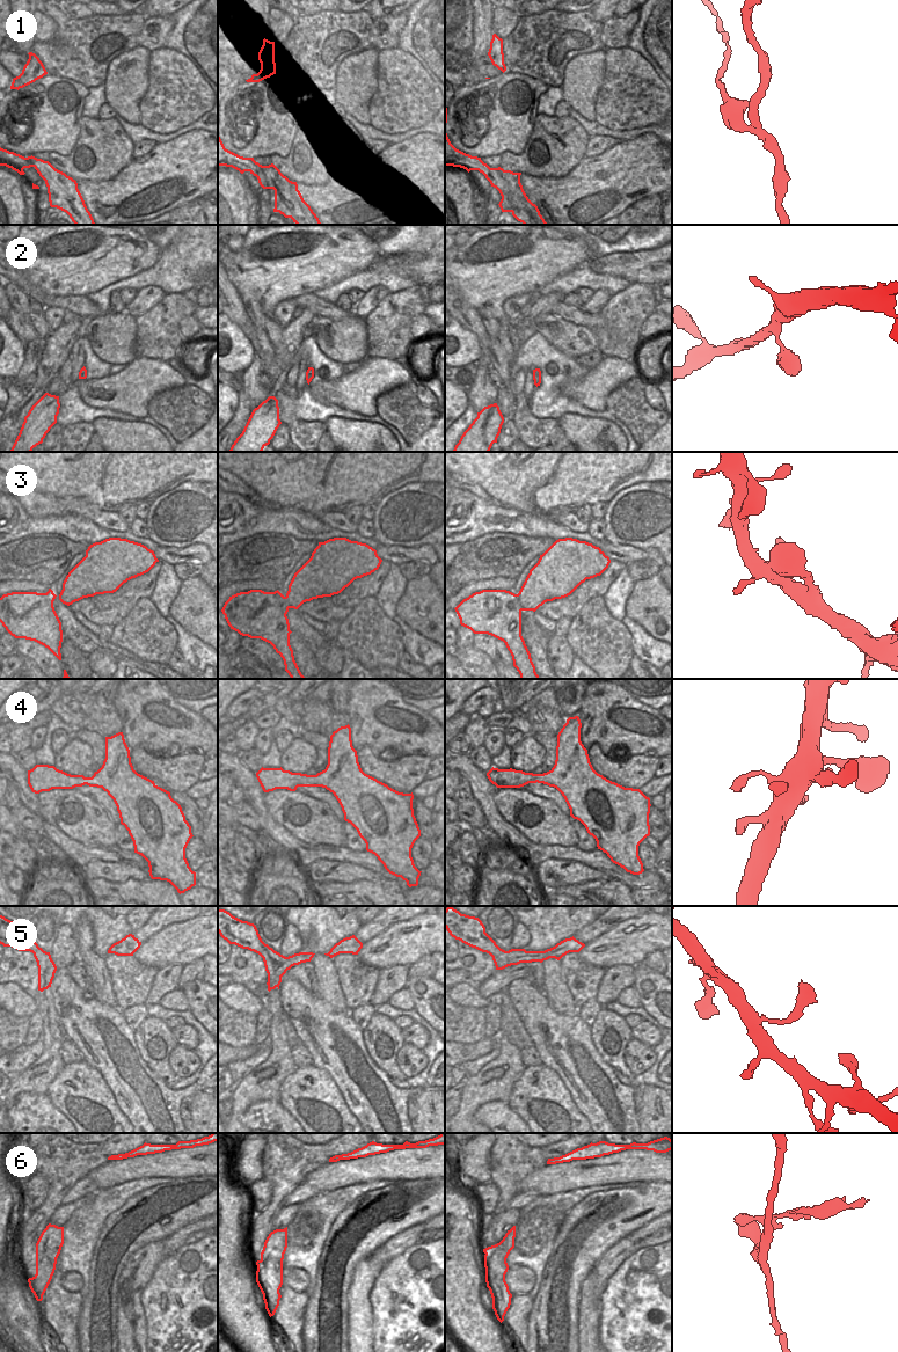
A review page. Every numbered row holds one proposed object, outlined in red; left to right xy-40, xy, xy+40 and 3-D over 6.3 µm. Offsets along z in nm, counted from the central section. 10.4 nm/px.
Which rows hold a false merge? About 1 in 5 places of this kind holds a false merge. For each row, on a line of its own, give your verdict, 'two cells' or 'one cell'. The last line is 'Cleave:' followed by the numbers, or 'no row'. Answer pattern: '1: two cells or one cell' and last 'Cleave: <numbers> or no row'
1: two cells
2: one cell
3: one cell
4: one cell
5: one cell
6: two cells
Cleave: 1, 6

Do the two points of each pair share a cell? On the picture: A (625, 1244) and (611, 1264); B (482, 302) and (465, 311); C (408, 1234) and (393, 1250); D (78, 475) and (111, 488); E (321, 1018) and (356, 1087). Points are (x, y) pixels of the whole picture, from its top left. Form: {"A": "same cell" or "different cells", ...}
{"A": "same cell", "B": "different cells", "C": "same cell", "D": "same cell", "E": "same cell"}

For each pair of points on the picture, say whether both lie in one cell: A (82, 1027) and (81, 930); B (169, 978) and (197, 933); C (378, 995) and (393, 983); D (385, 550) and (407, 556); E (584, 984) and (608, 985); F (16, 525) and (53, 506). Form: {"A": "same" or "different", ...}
{"A": "different", "B": "different", "C": "same", "D": "same", "E": "different", "F": "different"}

